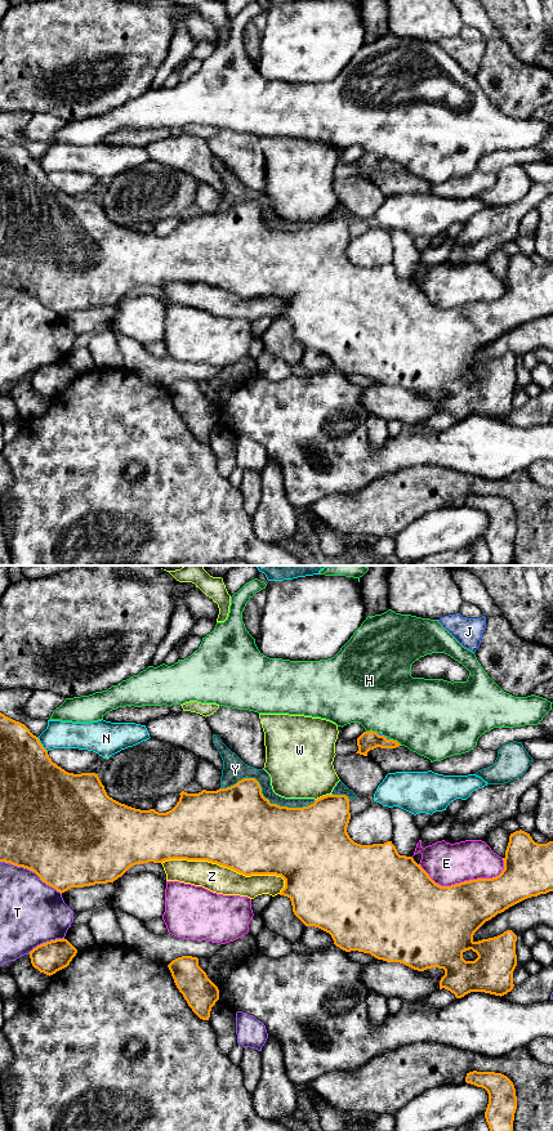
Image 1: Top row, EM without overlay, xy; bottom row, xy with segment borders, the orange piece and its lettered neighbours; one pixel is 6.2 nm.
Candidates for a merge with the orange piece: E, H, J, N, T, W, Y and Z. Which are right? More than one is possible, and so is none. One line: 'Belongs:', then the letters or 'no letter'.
Belongs: J

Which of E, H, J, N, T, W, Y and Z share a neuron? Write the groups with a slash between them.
E / H / J / N / T / W / Y / Z

